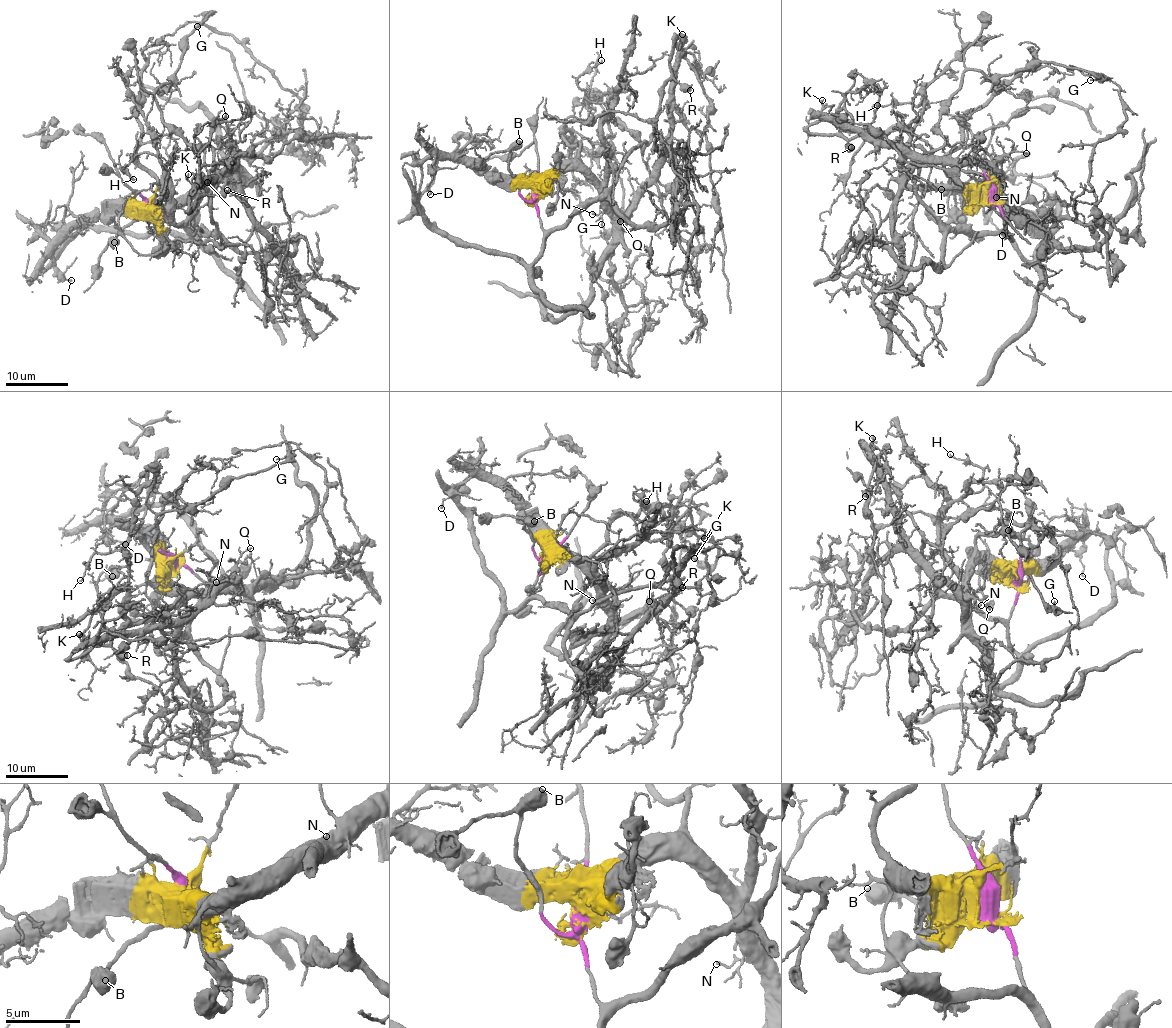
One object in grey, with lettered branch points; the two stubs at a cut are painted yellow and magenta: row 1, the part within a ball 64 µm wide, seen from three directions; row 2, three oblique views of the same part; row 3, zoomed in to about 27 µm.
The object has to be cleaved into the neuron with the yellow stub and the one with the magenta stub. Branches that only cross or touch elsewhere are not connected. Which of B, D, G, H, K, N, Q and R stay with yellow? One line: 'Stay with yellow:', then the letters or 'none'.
Stay with yellow: D, H, K, N, Q

